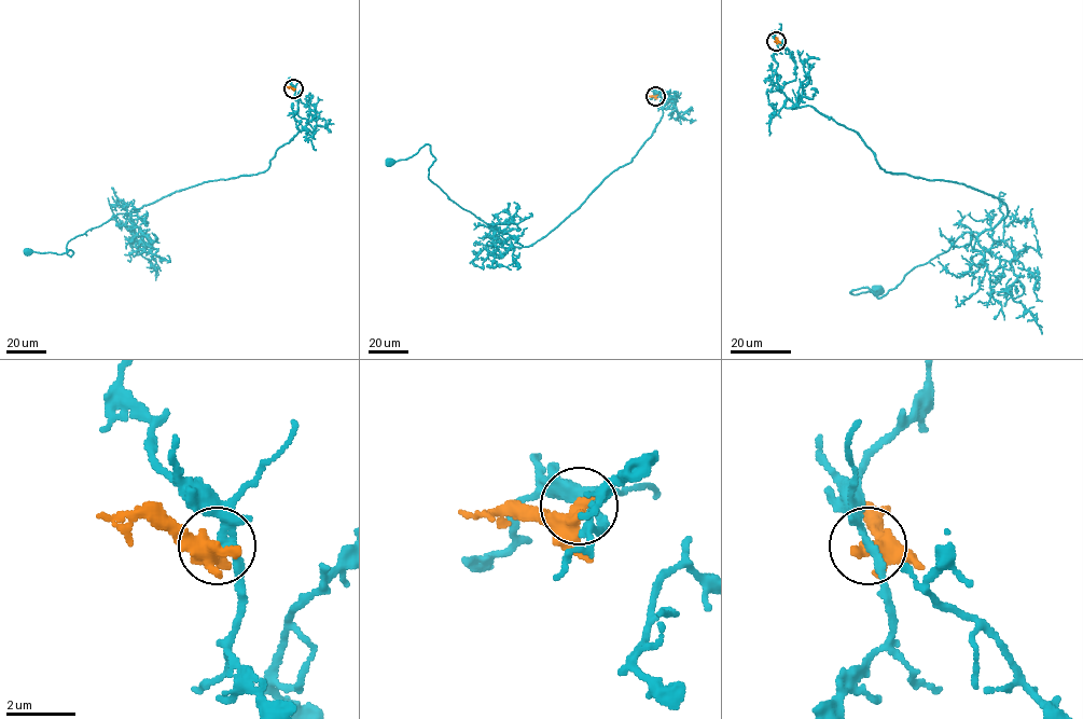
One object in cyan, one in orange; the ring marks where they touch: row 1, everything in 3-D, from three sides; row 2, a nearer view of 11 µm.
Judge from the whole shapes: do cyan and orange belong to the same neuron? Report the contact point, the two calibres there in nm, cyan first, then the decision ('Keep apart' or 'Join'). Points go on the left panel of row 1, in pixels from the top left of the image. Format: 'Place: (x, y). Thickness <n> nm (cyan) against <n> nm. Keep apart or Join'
Place: (293, 88). Thickness 180 nm (cyan) against 400 nm. Keep apart

